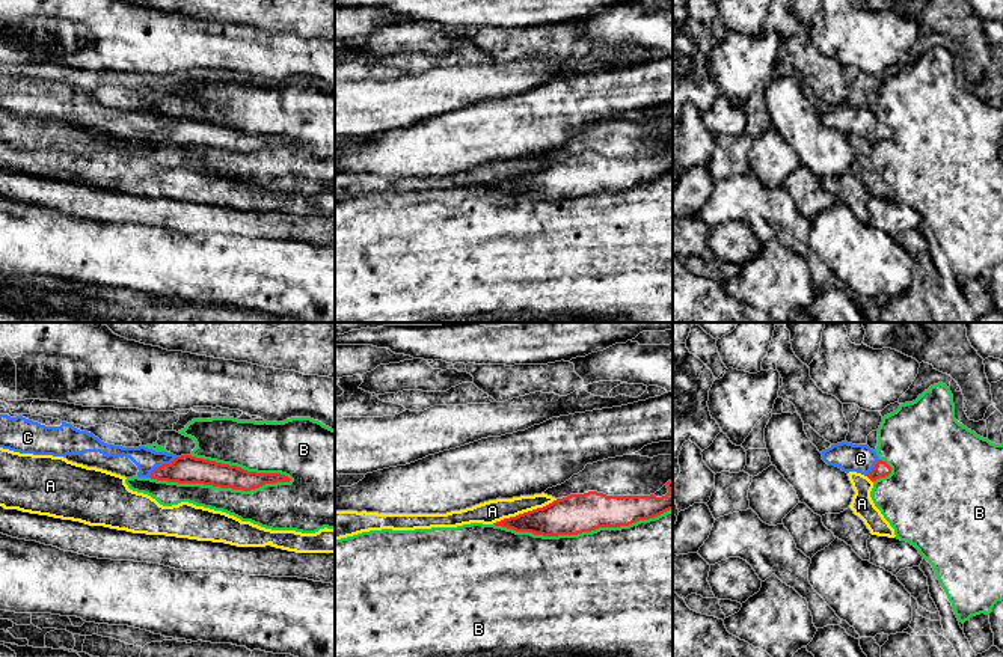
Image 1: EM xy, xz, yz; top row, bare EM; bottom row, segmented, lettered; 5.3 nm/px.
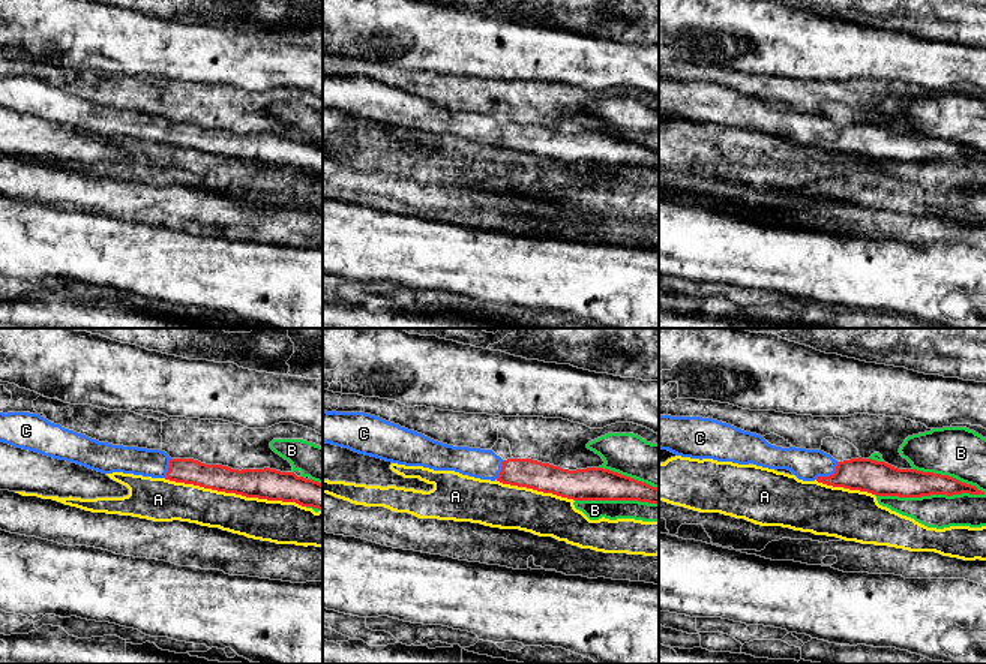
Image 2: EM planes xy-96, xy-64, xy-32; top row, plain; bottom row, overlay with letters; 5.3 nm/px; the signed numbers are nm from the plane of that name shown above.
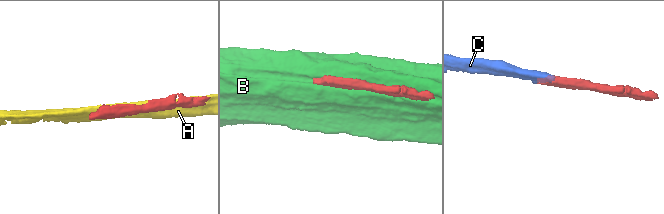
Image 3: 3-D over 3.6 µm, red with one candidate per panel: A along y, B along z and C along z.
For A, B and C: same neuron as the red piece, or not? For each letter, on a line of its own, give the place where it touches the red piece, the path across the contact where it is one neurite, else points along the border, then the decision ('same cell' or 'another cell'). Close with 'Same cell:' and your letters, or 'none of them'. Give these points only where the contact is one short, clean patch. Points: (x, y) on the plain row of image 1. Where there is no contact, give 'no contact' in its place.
A: meets red in xz at (524, 175); another cell
B: meets red in xy at (220, 149); another cell
C: meets red in xy at (163, 127); runs through xy (186, 131), (172, 131), (163, 127), (151, 127), (147, 122); same cell
Same cell: C

